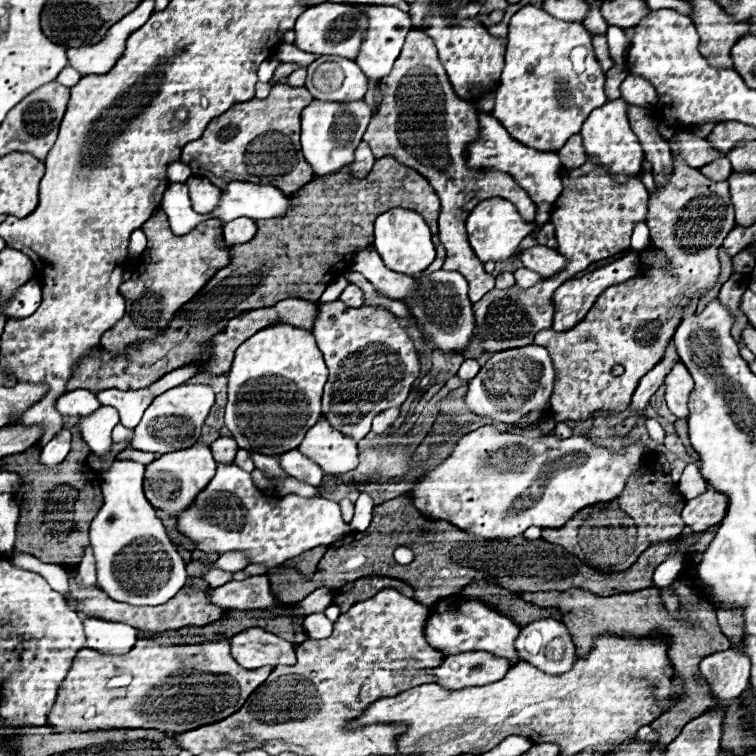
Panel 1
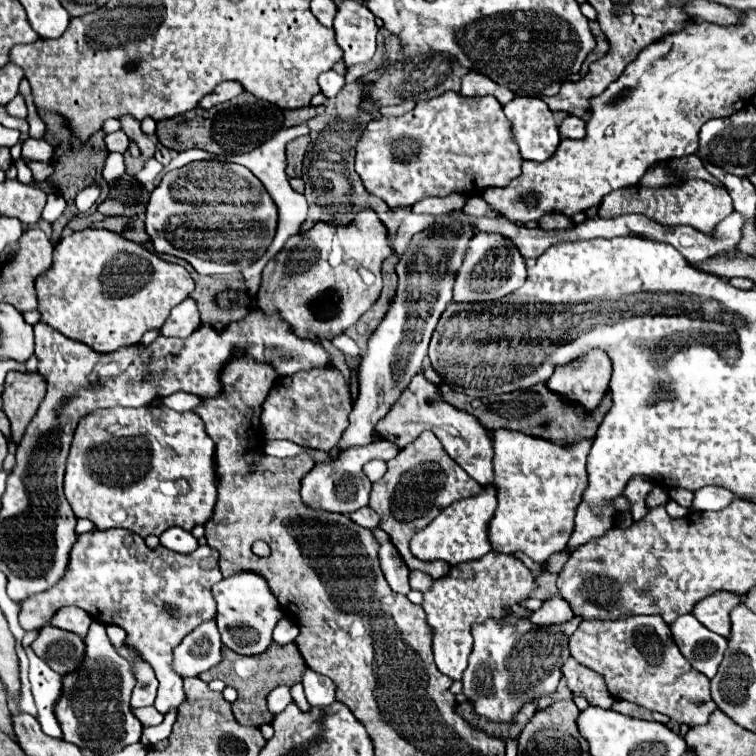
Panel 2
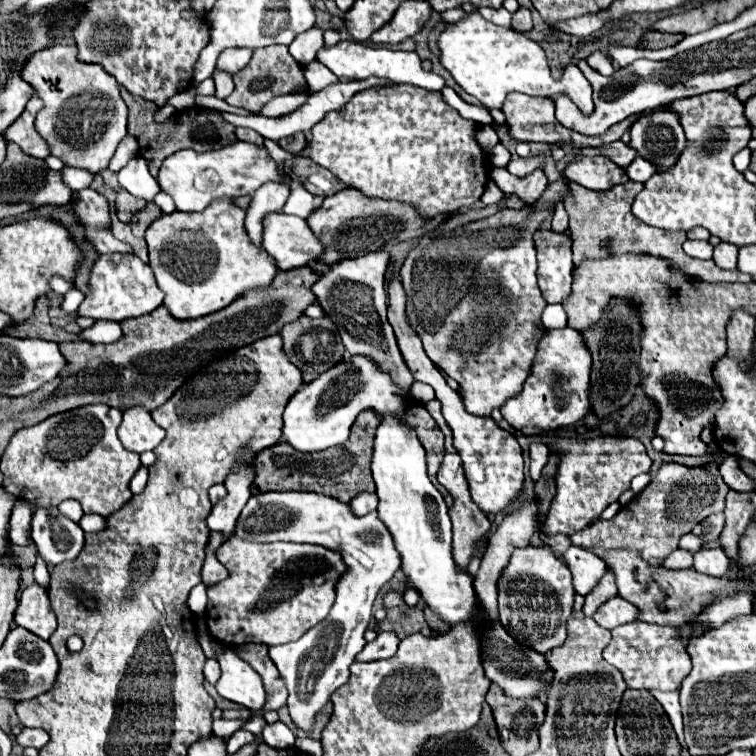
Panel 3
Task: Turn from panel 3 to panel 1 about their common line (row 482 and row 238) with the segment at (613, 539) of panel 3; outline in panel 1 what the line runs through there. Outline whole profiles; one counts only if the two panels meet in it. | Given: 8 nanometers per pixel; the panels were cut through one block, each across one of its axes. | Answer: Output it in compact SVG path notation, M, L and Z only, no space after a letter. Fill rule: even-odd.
M674 156L672 164L674 164L672 178L666 184L656 184L656 194L650 196L648 214L646 214L648 228L650 228L648 248L664 252L664 256L668 258L668 266L664 270L652 270L652 268L640 266L634 278L606 288L598 296L594 306L590 308L586 318L580 324L576 324L572 330L560 332L560 334L556 334L554 330L544 330L544 332L538 332L534 338L536 344L544 346L550 352L558 372L558 382L550 400L552 418L556 422L566 422L566 420L582 422L592 418L594 414L608 416L608 414L624 412L640 382L640 376L648 374L648 370L652 370L664 358L664 352L676 328L682 322L682 314L688 302L694 296L702 298L718 282L718 276L720 276L718 250L722 248L728 232L736 226L728 182L708 180L706 176L700 174L700 170L690 168L680 156ZM616 364L624 366L624 374L612 376L612 366Z

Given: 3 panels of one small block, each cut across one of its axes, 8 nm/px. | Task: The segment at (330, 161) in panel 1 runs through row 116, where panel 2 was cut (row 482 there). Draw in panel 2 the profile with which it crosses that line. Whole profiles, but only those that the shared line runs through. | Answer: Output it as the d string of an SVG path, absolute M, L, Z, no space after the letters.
M378 440L368 446L352 446L348 450L342 450L332 462L328 464L316 464L304 478L302 478L302 500L316 510L328 510L328 512L344 512L350 514L362 506L368 504L370 498L370 482L366 474L362 472L362 466L370 458L382 458L392 460L400 448L394 442Z

